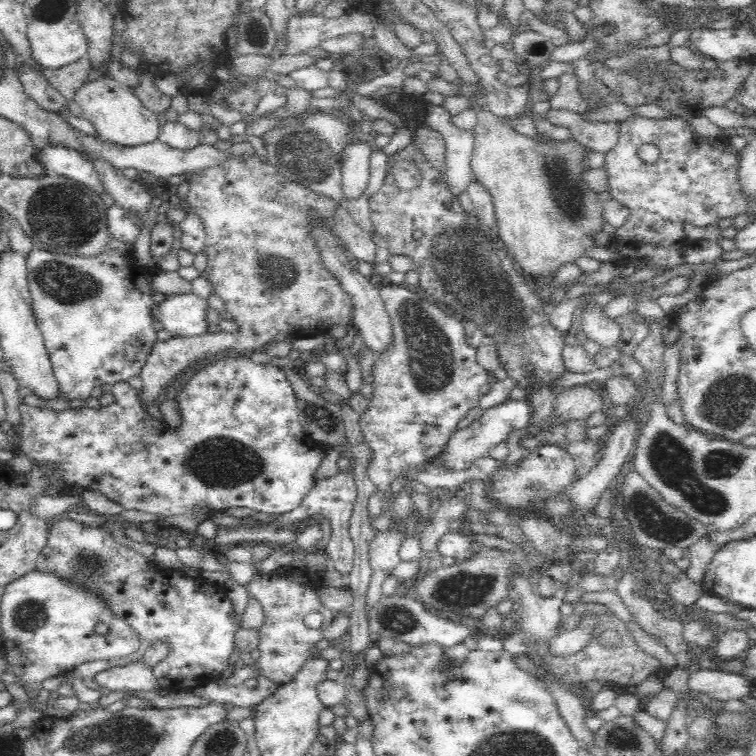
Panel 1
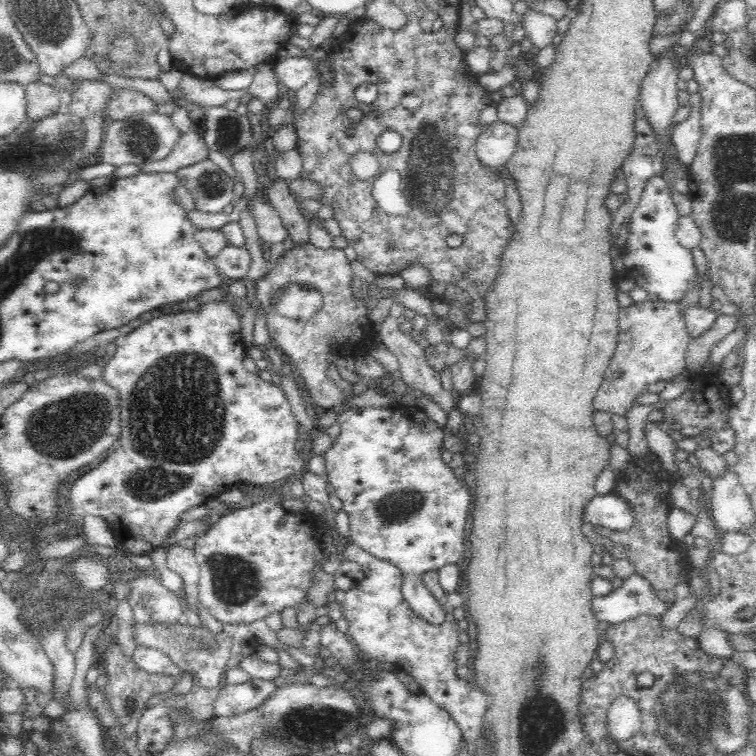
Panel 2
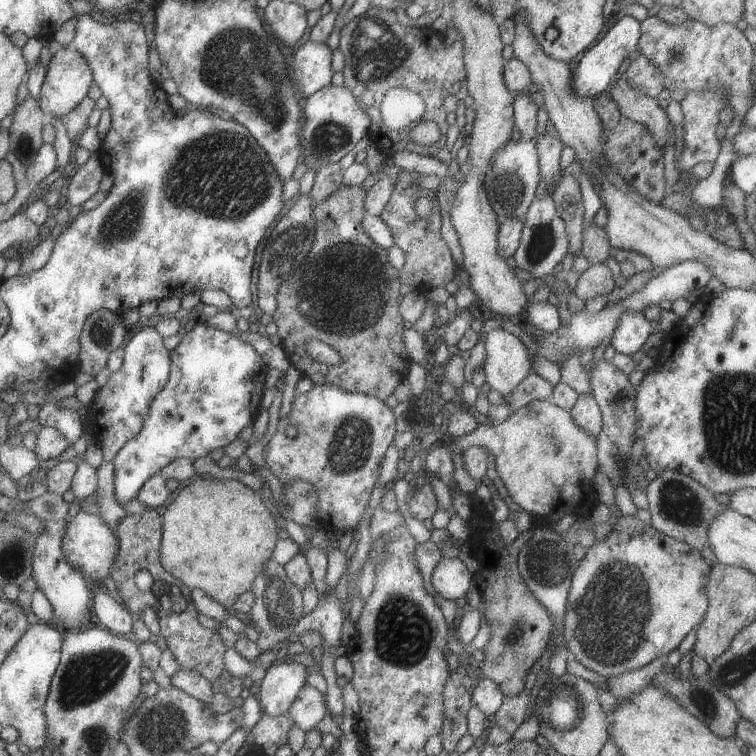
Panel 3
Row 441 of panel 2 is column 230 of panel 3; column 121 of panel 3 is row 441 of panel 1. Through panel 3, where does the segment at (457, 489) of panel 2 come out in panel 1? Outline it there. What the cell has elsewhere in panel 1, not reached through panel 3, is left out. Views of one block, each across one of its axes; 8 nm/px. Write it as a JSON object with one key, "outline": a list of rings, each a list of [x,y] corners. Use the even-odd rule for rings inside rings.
{"outline":[[[512,400],[506,401],[492,406],[484,410],[483,415],[472,421],[469,427],[460,429],[453,434],[453,438],[449,440],[449,446],[442,451],[440,455],[436,455],[428,462],[438,465],[444,463],[448,469],[454,471],[467,470],[477,459],[488,456],[488,452],[500,442],[504,442],[506,434],[514,430],[522,430],[530,425],[533,420],[533,404],[529,400]]]}

